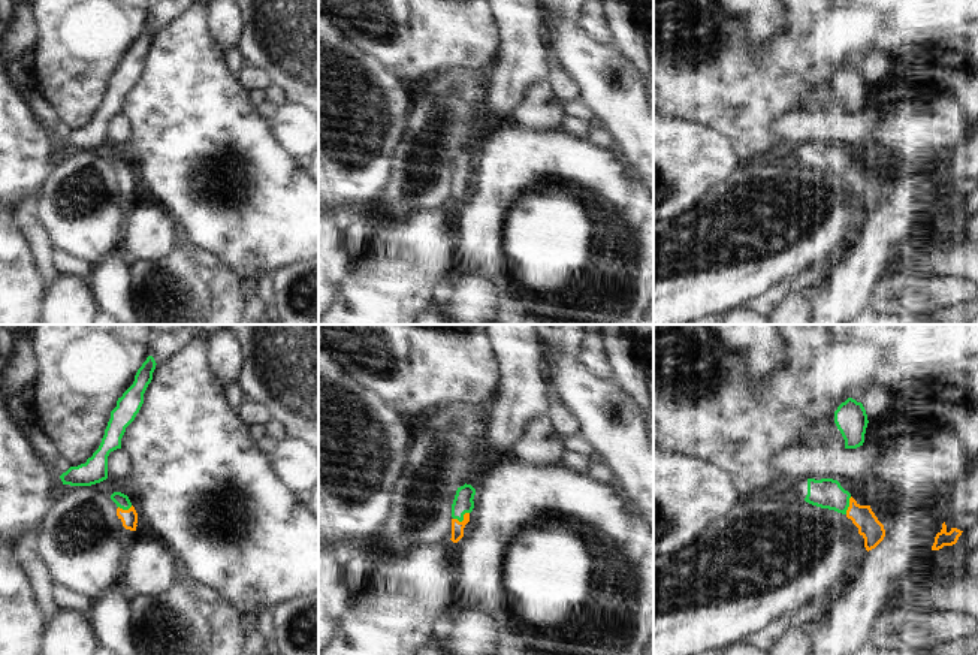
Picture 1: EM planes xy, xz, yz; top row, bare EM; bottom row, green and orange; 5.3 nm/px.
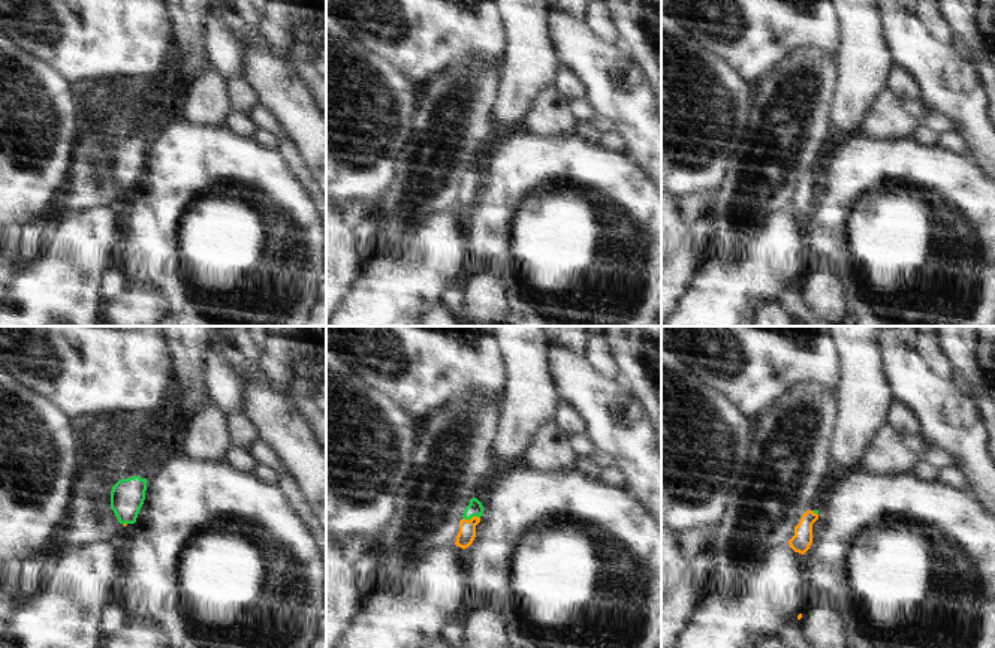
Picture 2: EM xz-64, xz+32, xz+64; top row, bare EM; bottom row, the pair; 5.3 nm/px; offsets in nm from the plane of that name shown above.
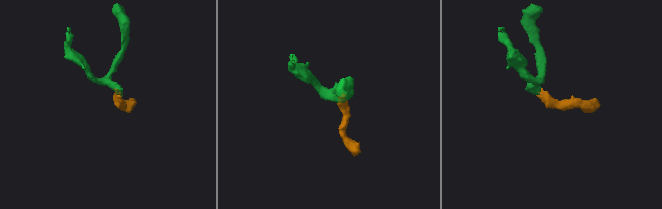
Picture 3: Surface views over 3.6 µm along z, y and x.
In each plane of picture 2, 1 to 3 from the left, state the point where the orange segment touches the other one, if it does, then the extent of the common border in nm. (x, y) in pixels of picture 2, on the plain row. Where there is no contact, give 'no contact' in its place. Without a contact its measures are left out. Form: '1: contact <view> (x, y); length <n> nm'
1: contact xz-64 (124, 187); length 30 nm
2: contact xz+32 (470, 183); length 100 nm
3: contact xz+64 (814, 177); length 40 nm

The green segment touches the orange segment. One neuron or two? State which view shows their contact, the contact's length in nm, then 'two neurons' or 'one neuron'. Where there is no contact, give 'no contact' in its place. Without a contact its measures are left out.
xz | 100 nm | one neuron

